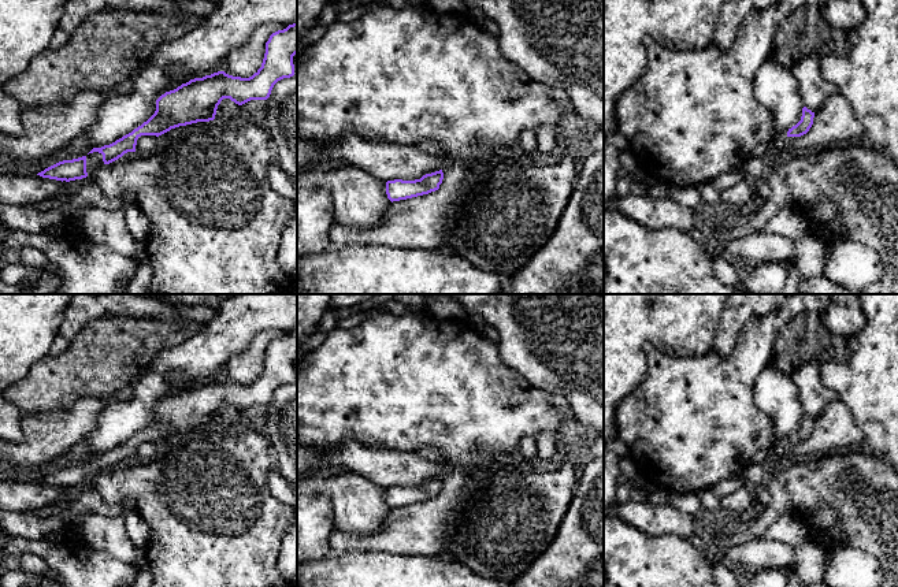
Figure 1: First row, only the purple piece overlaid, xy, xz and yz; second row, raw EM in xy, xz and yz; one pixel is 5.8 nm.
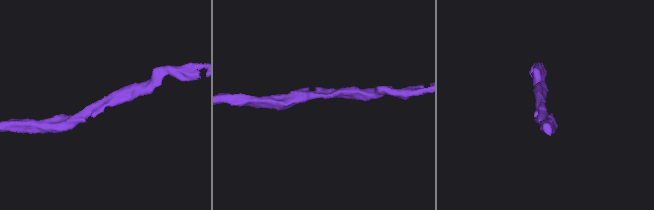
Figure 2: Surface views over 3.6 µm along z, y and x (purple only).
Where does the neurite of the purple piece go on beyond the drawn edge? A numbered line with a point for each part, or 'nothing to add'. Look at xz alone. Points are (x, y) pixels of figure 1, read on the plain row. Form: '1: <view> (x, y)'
nothing to add

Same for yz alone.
nothing to add

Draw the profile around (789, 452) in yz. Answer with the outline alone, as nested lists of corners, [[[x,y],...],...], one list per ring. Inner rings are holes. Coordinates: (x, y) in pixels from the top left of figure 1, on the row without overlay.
[[[838,398],[830,402],[823,413],[814,419],[813,431],[801,443],[784,443],[768,464],[769,469],[799,457],[821,457],[842,450],[864,447],[864,434],[857,427],[850,409]]]

